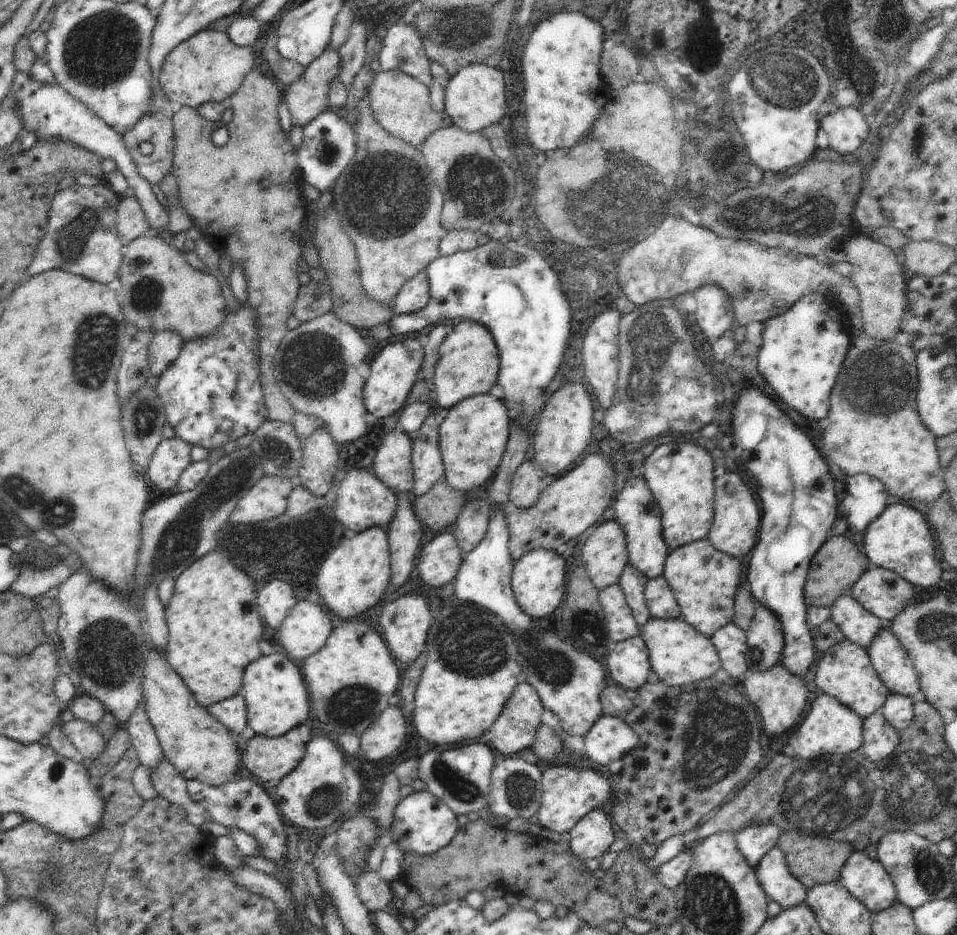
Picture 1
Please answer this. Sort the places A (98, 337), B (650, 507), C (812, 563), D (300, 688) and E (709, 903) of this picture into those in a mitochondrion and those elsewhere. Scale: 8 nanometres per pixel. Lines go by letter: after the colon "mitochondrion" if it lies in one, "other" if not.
A: mitochondrion
B: other
C: other
D: other
E: mitochondrion

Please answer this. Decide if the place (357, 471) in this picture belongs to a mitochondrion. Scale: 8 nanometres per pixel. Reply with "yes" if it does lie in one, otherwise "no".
no

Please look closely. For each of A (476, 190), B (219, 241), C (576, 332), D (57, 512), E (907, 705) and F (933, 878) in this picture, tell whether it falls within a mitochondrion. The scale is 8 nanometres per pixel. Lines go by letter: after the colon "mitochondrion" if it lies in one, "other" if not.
A: mitochondrion
B: other
C: other
D: mitochondrion
E: other
F: mitochondrion

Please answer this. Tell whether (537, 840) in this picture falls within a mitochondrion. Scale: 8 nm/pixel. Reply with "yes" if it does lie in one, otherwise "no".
no

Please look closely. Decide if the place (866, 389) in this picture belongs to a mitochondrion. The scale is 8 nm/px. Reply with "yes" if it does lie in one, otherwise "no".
yes

